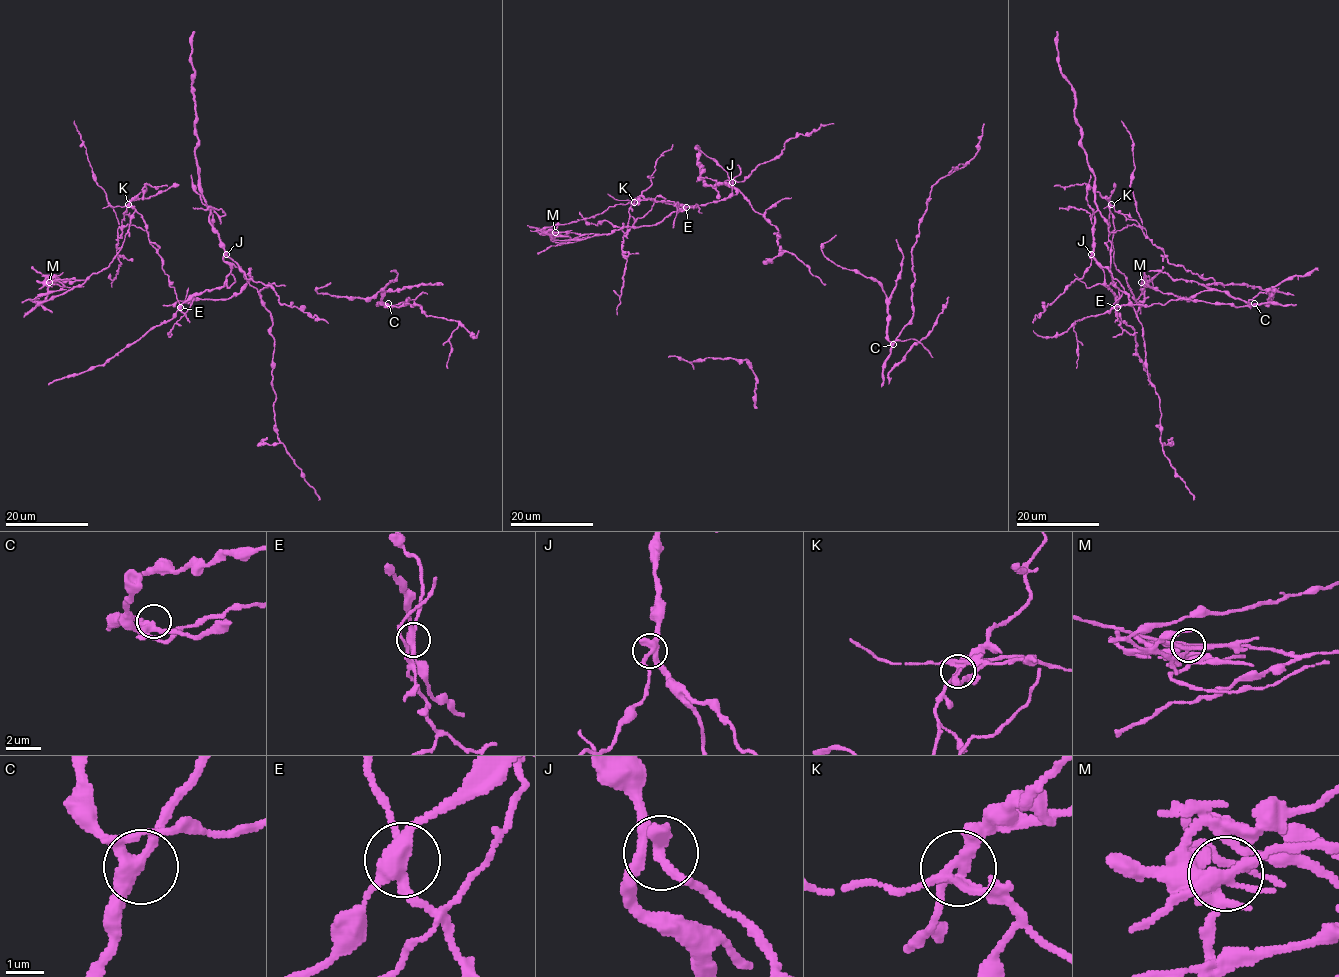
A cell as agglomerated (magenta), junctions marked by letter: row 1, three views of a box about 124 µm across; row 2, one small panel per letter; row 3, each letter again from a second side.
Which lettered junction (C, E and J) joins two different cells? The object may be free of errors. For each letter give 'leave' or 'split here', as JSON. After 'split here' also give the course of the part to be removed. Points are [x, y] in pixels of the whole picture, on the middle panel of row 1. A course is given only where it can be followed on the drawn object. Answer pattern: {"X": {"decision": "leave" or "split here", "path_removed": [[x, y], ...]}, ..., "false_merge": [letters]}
{"C": {"decision": "leave"}, "E": {"decision": "split here", "path_removed": [[686, 207], [654, 199], [616, 204], [588, 218], [543, 230], [550, 235], [580, 235], [537, 253]]}, "J": {"decision": "leave"}, "false_merge": ["E"]}

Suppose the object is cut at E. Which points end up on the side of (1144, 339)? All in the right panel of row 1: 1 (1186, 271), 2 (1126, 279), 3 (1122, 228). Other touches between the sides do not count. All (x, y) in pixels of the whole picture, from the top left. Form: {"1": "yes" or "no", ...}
{"1": "no", "2": "no", "3": "no"}

